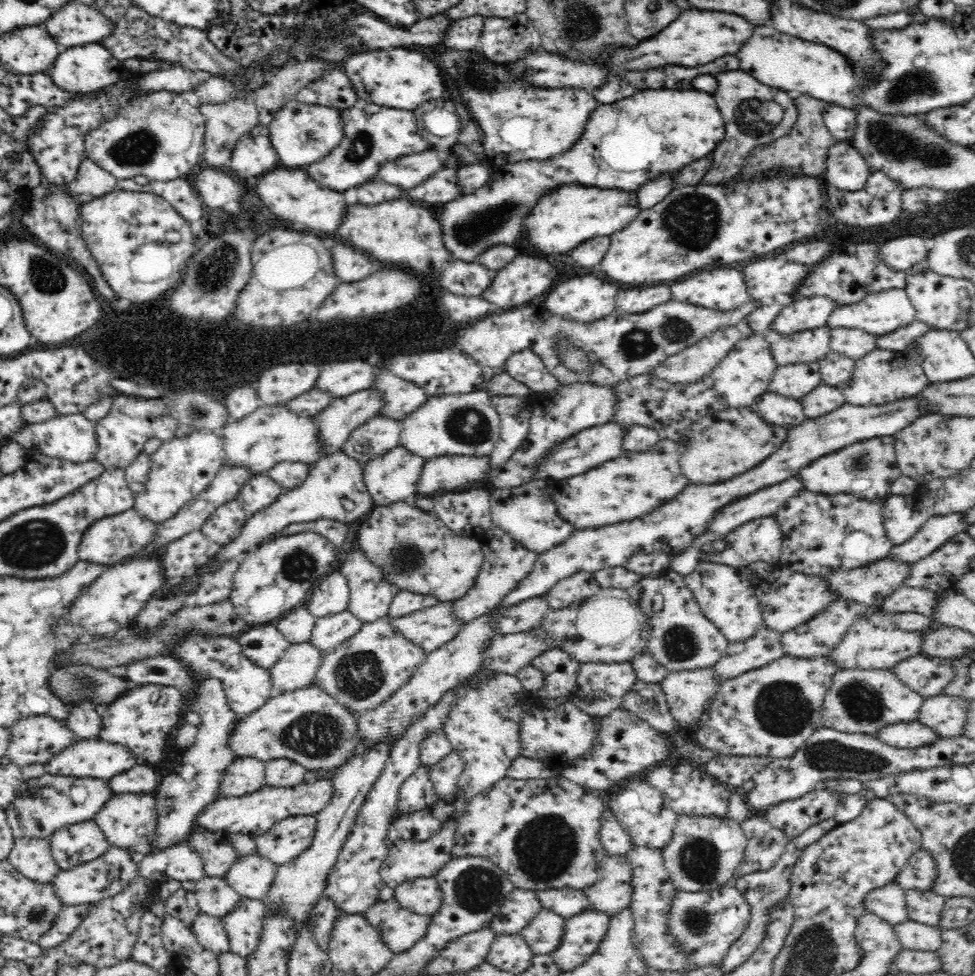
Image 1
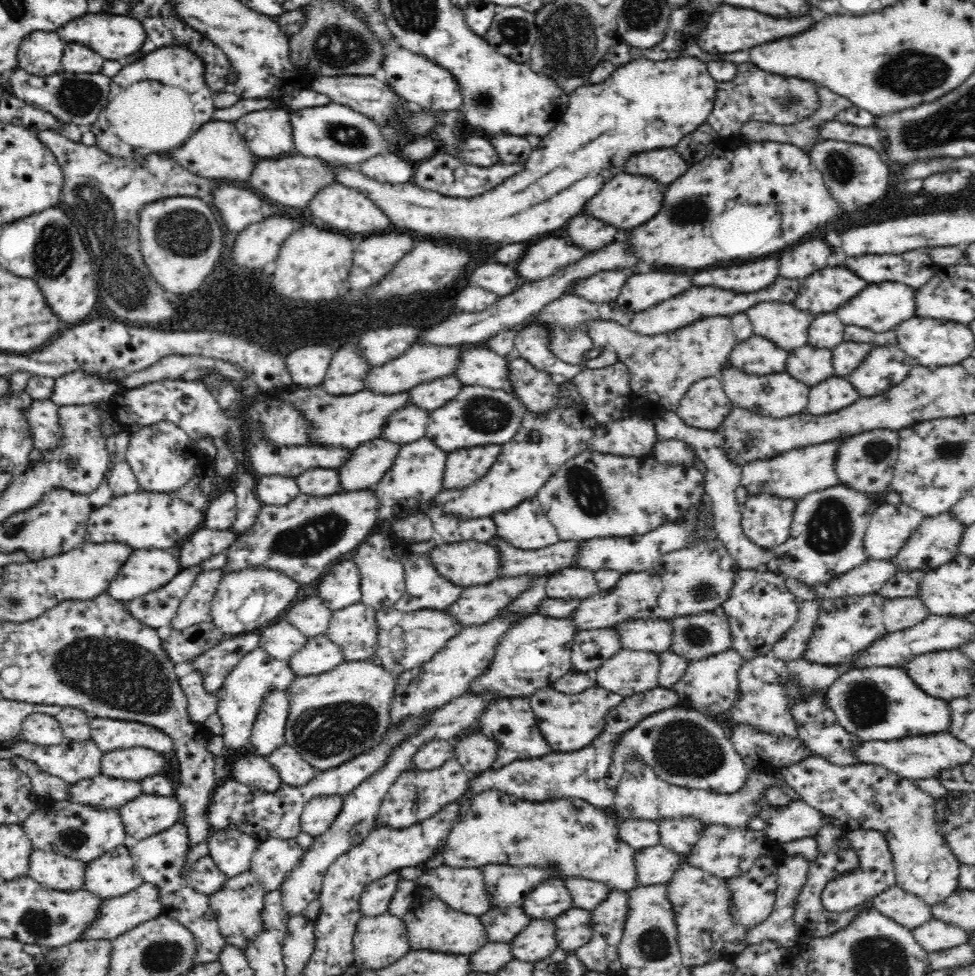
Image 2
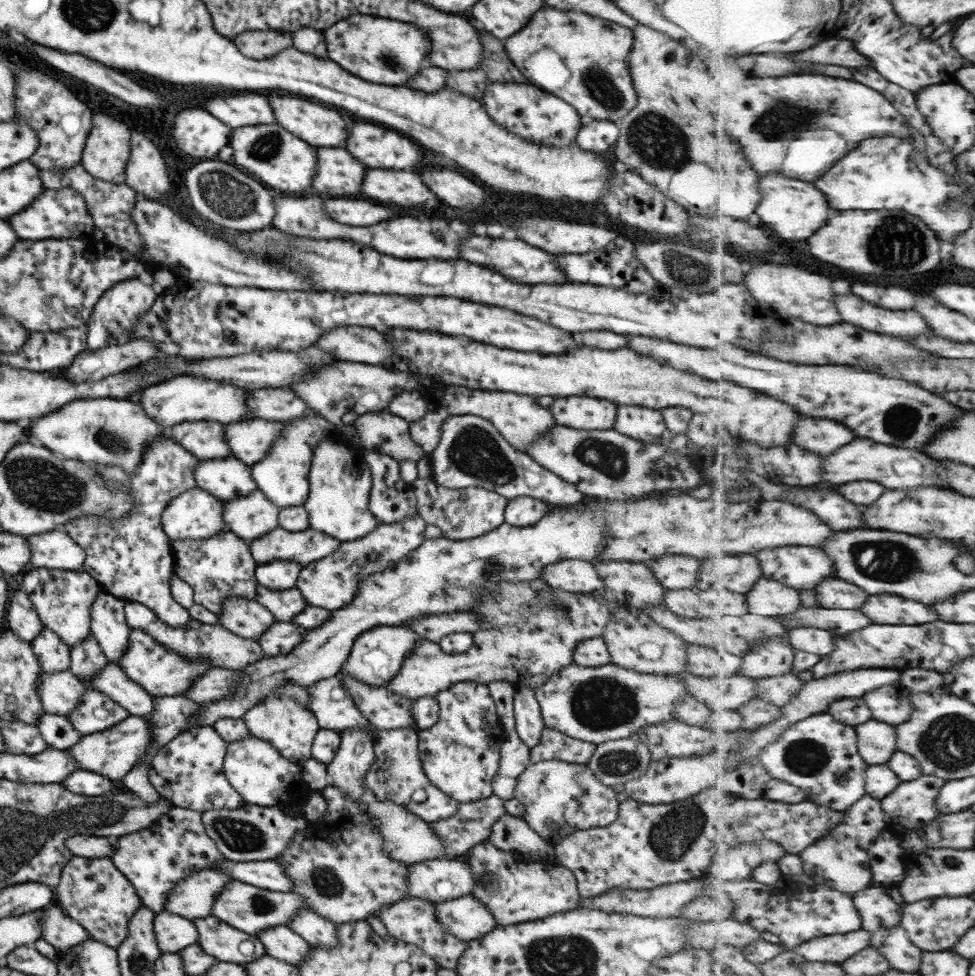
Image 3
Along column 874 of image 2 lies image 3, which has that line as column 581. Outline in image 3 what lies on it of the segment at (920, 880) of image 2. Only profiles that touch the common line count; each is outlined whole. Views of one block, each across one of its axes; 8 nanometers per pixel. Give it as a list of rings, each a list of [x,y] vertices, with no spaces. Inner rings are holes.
[[[561,760],[529,764],[515,784],[513,798],[523,804],[522,818],[527,826],[551,846],[572,832],[611,824],[618,811],[615,792],[596,780],[586,765]]]

